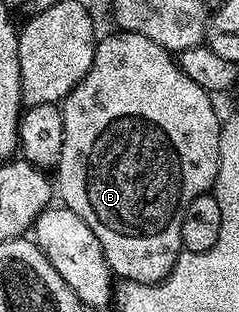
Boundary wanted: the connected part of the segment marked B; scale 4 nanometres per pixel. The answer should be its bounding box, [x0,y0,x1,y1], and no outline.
[57,31,221,284]

